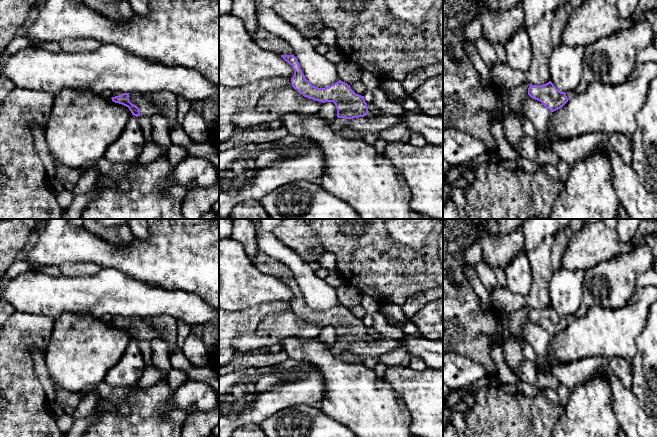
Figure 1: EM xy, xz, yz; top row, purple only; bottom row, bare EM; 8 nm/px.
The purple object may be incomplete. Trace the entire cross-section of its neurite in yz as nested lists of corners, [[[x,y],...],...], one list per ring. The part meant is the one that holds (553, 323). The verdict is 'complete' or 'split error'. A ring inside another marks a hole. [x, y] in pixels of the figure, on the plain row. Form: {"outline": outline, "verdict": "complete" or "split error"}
{"outline": [[[549,305],[540,310],[530,308],[528,319],[531,322],[540,325],[551,336],[554,336],[563,331],[569,323],[577,319],[577,316],[575,314],[561,316],[551,305]]], "verdict": "split error"}

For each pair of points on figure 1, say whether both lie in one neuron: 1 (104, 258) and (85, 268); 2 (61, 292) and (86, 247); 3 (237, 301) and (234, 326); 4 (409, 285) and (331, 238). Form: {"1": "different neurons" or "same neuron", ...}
{"1": "different neurons", "2": "different neurons", "3": "different neurons", "4": "same neuron"}

